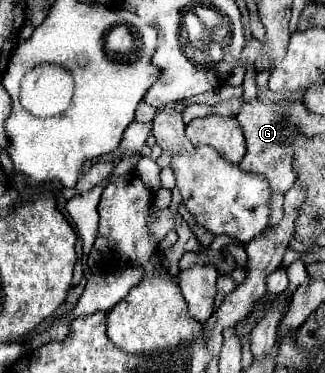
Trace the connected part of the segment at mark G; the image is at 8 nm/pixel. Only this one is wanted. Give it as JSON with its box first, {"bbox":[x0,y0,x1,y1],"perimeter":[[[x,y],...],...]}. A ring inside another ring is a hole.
{"bbox":[236,101,298,193],"perimeter":[[[250,101],[242,105],[236,117],[246,137],[246,155],[240,161],[240,169],[244,169],[246,173],[264,175],[272,191],[286,193],[296,181],[296,175],[292,171],[292,141],[298,133],[298,127],[290,123],[286,111],[278,103]]]}

